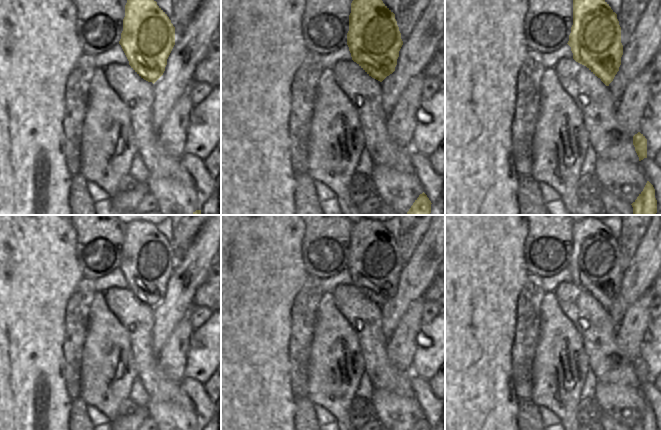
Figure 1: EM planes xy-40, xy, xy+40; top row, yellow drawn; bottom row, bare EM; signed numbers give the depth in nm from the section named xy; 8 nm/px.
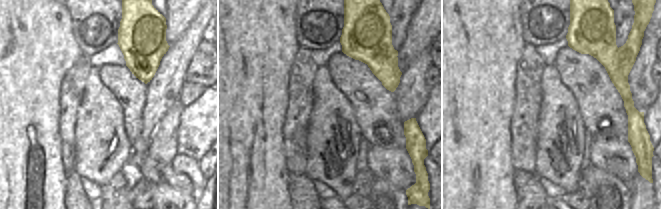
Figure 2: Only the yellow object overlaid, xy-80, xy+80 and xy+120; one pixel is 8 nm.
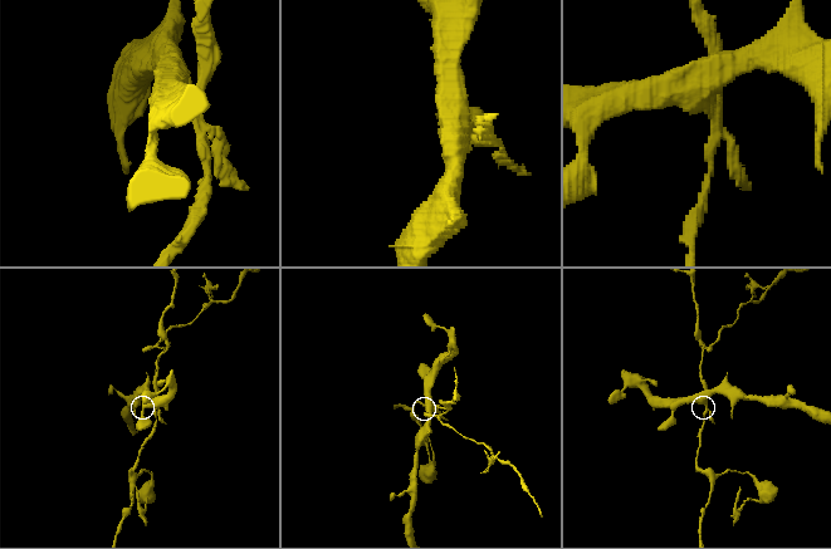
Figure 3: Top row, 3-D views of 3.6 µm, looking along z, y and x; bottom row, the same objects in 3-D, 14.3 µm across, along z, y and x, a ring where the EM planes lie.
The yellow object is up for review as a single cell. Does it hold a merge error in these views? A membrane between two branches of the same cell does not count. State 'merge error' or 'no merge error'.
merge error

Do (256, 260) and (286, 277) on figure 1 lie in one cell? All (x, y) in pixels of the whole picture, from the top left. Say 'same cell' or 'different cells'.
same cell

